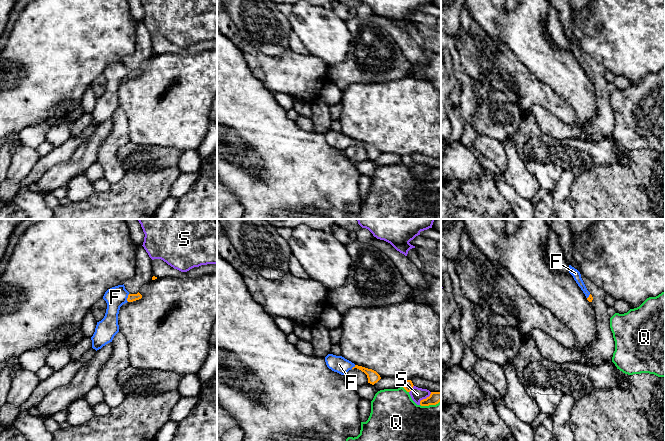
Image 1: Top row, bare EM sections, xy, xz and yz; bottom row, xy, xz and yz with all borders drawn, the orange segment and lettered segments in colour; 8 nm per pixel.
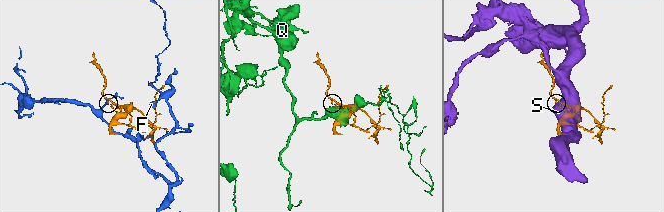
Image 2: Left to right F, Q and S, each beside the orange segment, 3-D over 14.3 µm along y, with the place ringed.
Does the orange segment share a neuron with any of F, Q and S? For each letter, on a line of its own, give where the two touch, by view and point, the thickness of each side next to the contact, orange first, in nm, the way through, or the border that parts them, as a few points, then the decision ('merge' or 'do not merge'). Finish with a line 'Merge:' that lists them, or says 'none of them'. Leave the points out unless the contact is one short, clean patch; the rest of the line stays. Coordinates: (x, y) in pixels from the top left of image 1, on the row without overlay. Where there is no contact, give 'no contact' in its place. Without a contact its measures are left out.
F: meets orange in xy at (127, 74); 60 nm thick on the orange side, 170 nm on the other; border along xy (129, 70), (127, 77); do not merge
Q: meets orange in xz at (405, 165); 80 nm thick on the orange side, 400 nm on the other; do not merge
S: meets orange in xz at (424, 175); 100 nm thick on the orange side, 110 nm on the other; do not merge
Merge: none of them

